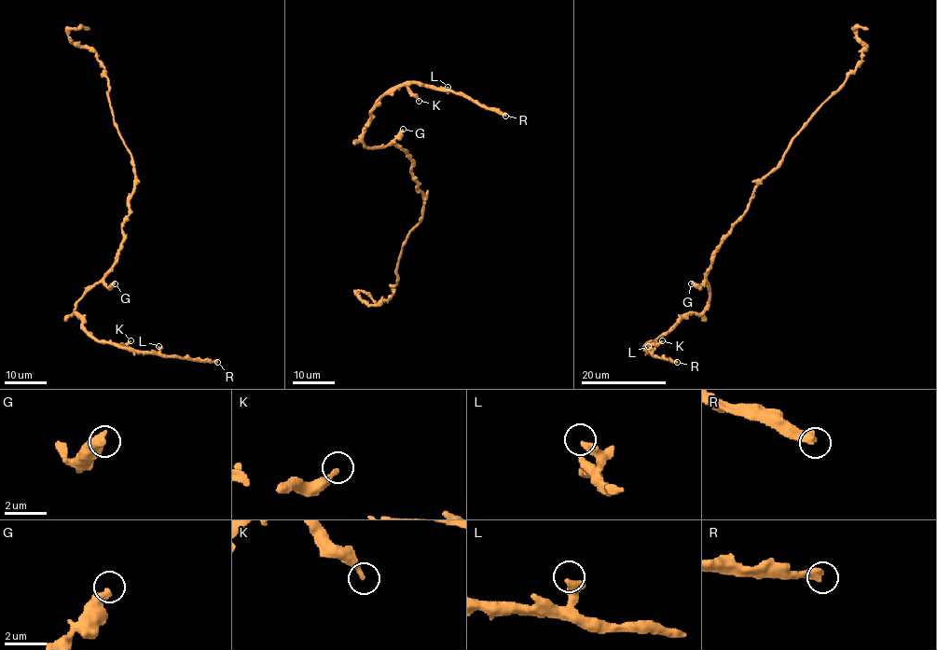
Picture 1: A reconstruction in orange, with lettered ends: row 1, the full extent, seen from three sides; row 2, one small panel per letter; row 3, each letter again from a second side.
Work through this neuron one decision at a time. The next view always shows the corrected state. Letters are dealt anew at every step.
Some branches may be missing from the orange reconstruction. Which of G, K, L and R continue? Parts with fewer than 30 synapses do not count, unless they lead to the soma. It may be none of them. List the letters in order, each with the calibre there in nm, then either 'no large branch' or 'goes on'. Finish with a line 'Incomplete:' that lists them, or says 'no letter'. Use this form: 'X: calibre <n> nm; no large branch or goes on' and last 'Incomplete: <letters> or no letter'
G: calibre 480 nm; no large branch
K: calibre 200 nm; no large branch
L: calibre 380 nm; no large branch
R: calibre 420 nm; goes on
Incomplete: R

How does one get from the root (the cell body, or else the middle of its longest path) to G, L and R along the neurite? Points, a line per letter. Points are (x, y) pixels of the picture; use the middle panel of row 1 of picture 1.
G: (410, 170), (409, 157), (392, 143), (403, 129)
L: (410, 170), (409, 157), (394, 145), (366, 147), (363, 128), (378, 102), (402, 86), (447, 87)
R: (410, 170), (402, 149), (366, 147), (363, 141), (370, 112), (387, 93), (422, 83), (461, 92), (505, 116)

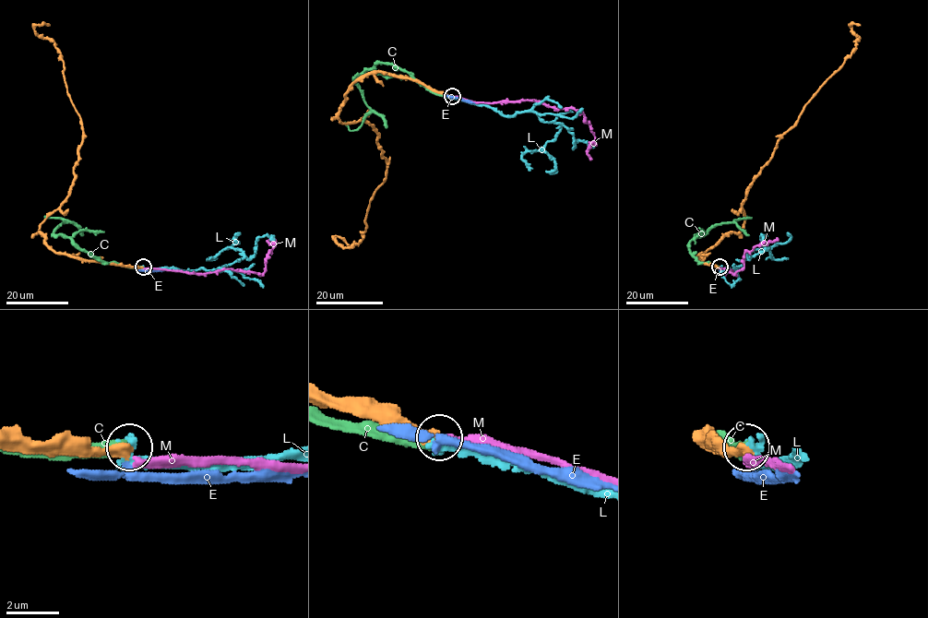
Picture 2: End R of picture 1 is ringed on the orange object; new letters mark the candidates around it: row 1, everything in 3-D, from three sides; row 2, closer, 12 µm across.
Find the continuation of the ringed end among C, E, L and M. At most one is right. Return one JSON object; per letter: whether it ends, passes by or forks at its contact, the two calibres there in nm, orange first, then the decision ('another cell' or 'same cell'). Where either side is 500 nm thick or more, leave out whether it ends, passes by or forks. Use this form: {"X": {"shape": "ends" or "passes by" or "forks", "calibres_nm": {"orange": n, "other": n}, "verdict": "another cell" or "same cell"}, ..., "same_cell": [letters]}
{"C": {"calibres_nm": {"orange": 600, "other": 550}, "verdict": "another cell"}, "E": {"shape": "passes by", "calibres_nm": {"orange": 460, "other": 280}, "verdict": "another cell"}, "L": {"shape": "passes by", "calibres_nm": {"orange": 480, "other": 280}, "verdict": "another cell"}, "M": {"shape": "ends", "calibres_nm": {"orange": 440, "other": 300}, "verdict": "another cell"}, "same_cell": []}

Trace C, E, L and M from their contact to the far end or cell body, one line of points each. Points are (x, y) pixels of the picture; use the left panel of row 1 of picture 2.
C: (139, 267), (104, 262), (81, 250), (68, 238), (53, 233), (63, 223), (67, 221), (44, 216)
E: (142, 268), (163, 270)
L: (142, 267), (218, 270), (241, 258), (243, 253), (240, 249), (226, 248), (207, 259), (215, 257)
M: (143, 267), (196, 273), (221, 270), (261, 273), (264, 272), (267, 253), (274, 246), (267, 242), (271, 239)

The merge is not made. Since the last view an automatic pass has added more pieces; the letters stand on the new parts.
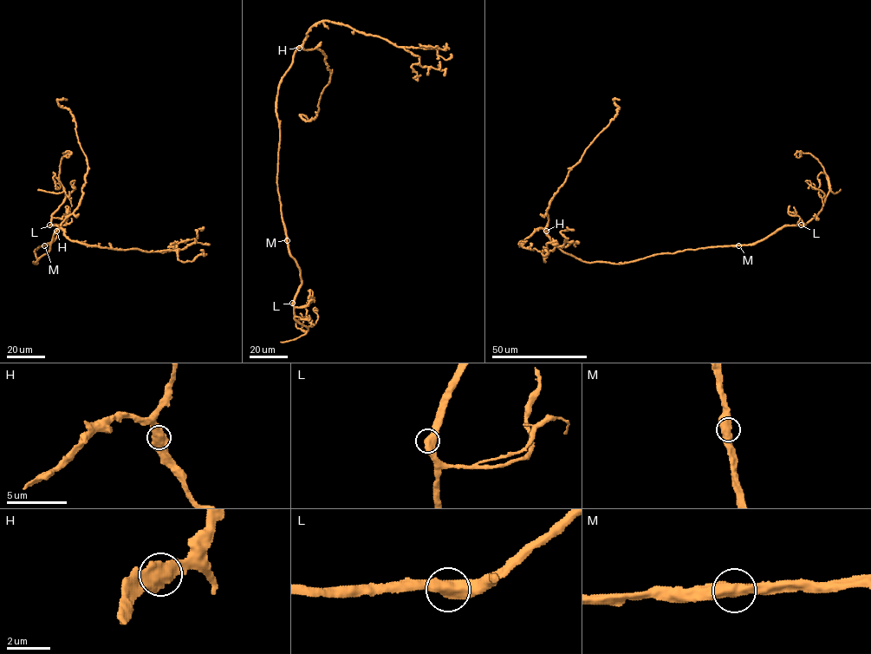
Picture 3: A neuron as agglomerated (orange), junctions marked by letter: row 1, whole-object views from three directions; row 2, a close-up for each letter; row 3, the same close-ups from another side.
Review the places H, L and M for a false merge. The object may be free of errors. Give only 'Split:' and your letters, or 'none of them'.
Split: none of them

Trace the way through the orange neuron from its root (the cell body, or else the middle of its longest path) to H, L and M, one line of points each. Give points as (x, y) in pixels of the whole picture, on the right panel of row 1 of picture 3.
H: (627, 262), (582, 261), (559, 249), (546, 232)
L: (627, 262), (686, 250), (754, 245), (783, 226), (801, 225)
M: (627, 262), (686, 250), (738, 245)

